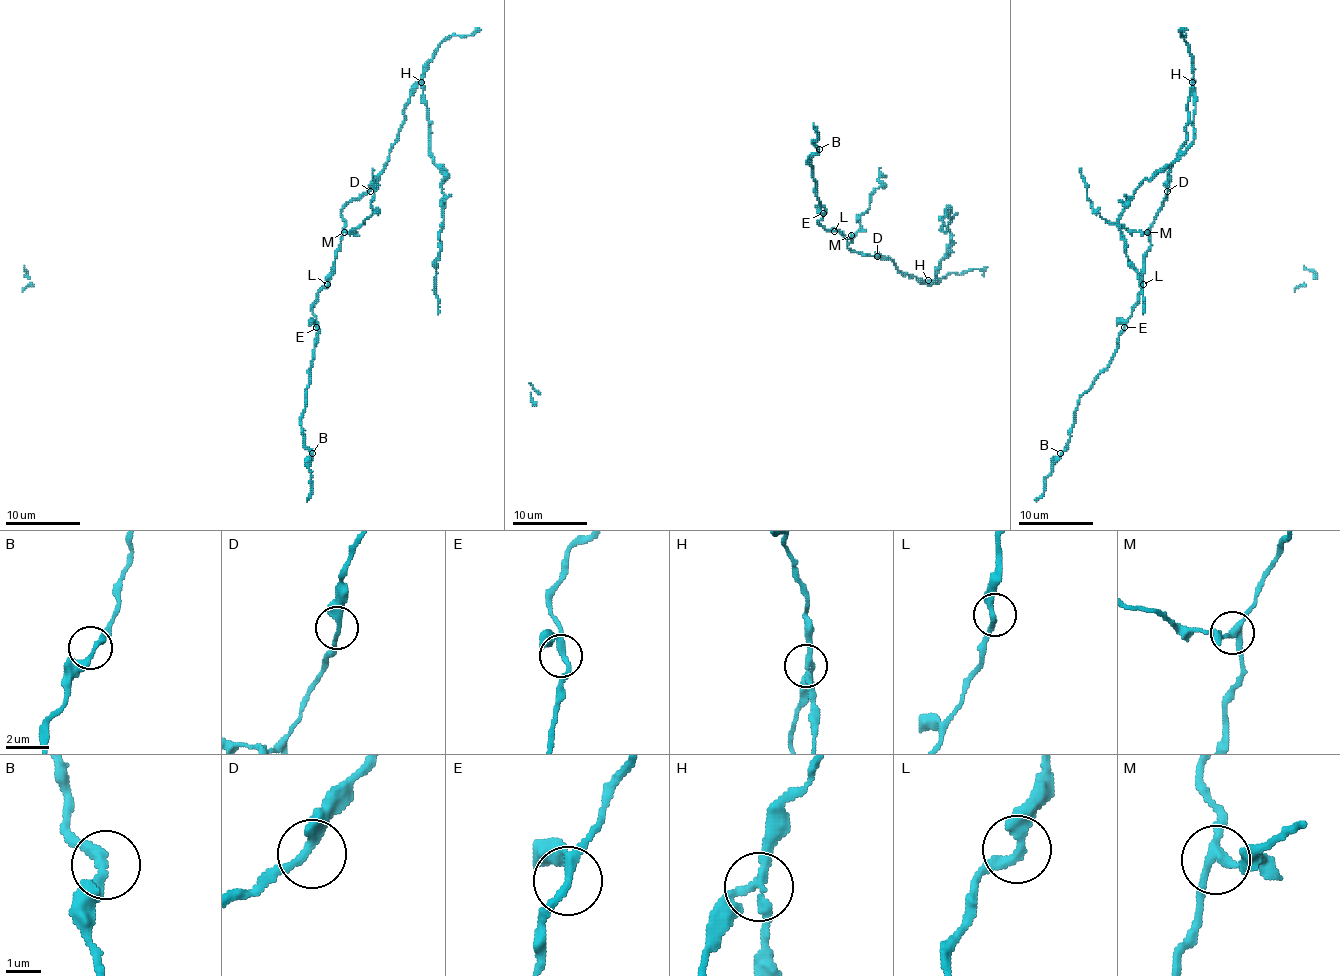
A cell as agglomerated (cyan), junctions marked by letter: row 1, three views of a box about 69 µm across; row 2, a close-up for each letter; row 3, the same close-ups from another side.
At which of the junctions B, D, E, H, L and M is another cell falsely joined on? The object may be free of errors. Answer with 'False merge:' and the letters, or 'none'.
False merge: H

